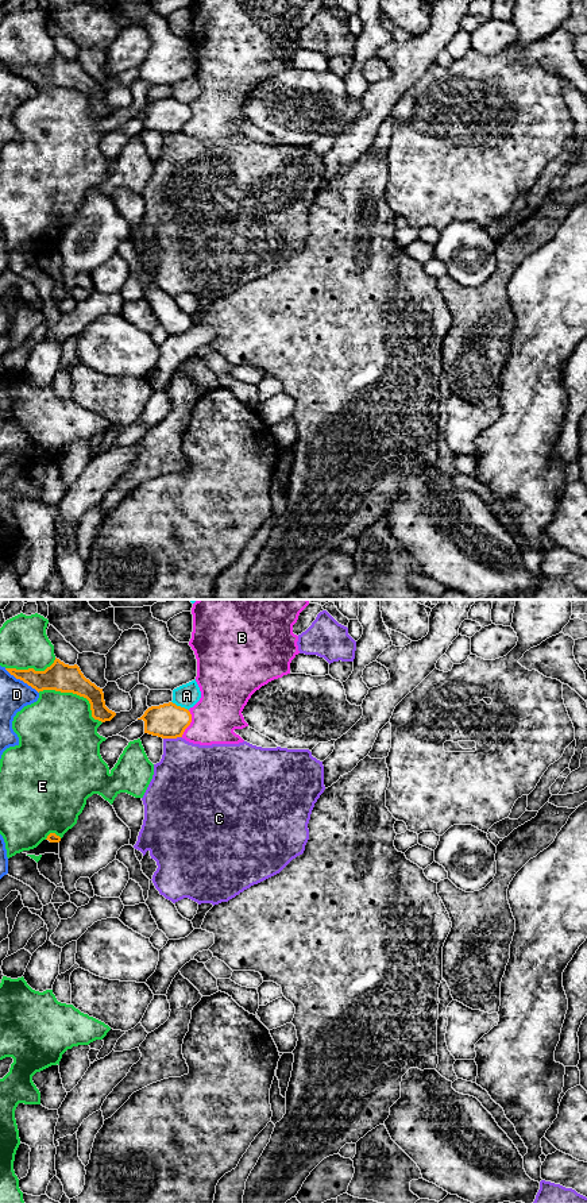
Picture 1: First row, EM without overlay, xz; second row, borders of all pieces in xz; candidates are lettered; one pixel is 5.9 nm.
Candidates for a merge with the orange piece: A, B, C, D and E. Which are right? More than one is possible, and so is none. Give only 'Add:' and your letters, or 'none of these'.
Add: none of these

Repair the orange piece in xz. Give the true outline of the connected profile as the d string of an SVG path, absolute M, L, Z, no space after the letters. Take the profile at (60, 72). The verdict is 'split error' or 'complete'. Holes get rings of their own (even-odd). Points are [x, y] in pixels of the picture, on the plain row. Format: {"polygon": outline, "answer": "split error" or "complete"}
{"polygon": "M55 53L45 66L5 63L16 74L23 76L38 88L55 85L84 92L90 99L92 112L101 117L111 116L116 108L105 101L103 84L84 72L77 59L69 61Z", "answer": "complete"}

